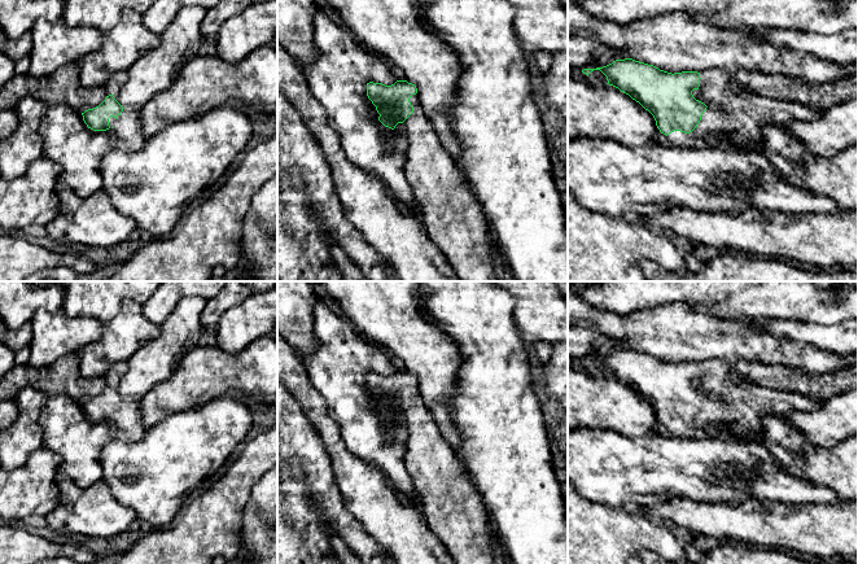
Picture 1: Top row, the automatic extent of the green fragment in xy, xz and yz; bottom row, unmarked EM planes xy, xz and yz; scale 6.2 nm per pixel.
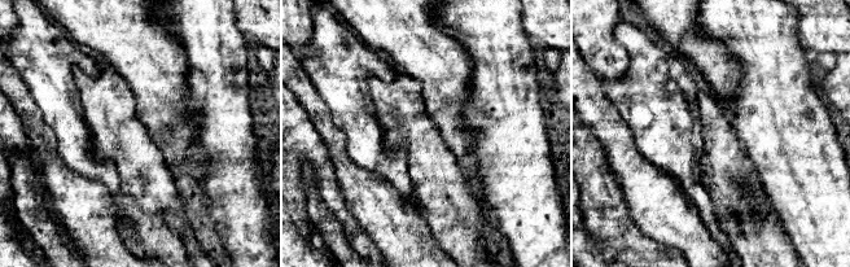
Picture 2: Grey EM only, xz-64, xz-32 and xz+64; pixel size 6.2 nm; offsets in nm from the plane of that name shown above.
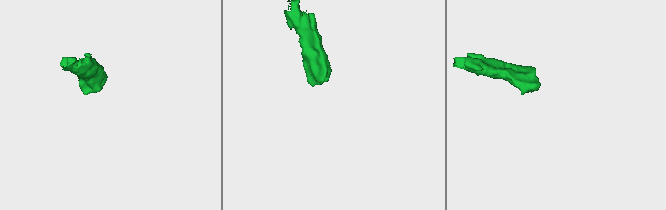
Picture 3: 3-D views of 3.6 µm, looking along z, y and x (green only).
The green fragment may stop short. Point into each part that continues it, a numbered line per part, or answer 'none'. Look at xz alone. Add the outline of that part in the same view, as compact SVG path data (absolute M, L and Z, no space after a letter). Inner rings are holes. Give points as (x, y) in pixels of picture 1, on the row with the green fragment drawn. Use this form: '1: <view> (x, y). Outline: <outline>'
1: xz (454, 219). Outline: M417 93L411 96L410 102L413 113L403 122L408 141L404 172L420 206L426 235L460 281L495 281L494 241L483 209L458 161L446 150L424 114Z

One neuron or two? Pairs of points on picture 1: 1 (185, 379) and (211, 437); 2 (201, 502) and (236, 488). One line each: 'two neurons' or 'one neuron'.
1: two neurons
2: one neuron

